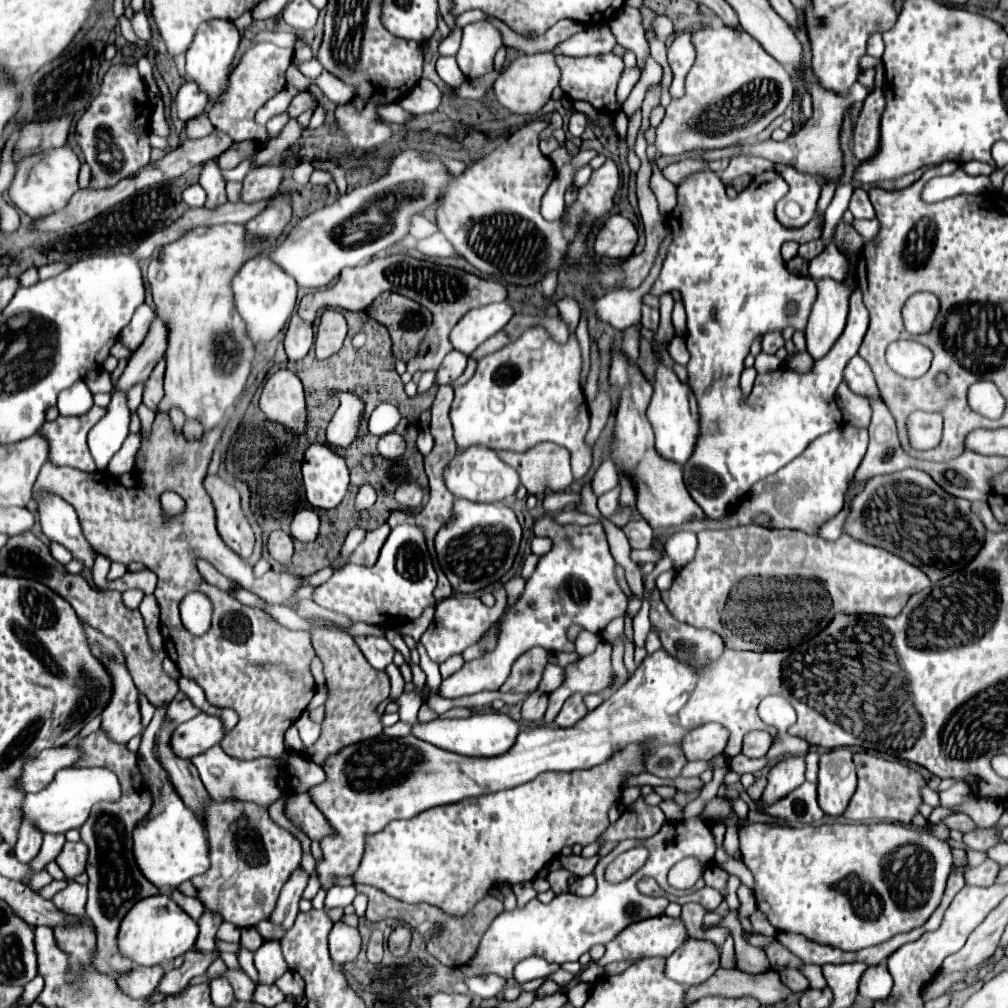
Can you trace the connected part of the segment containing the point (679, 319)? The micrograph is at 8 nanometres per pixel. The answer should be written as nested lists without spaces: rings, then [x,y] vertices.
[[[682,301],[674,303],[674,311],[672,311],[672,323],[676,327],[676,335],[684,335],[686,333],[686,315],[684,315],[684,305]]]

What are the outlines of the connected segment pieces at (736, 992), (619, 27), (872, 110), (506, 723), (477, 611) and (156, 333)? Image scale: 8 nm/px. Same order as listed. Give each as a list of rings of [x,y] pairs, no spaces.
[[[718,969],[708,981],[704,981],[704,985],[688,987],[686,1003],[698,1001],[708,995],[718,997],[754,995],[762,1005],[776,1005],[784,1001],[788,995],[792,995],[792,991],[780,981],[780,975],[776,971],[762,975],[748,975],[740,971]]]
[[[622,7],[616,13],[616,17],[610,21],[610,29],[622,47],[636,53],[638,69],[644,71],[644,63],[646,63],[646,57],[650,55],[650,47],[644,37],[642,13],[634,7]]]
[[[872,91],[864,107],[860,111],[860,117],[854,123],[852,133],[852,151],[858,161],[864,161],[872,157],[878,149],[878,133],[880,133],[880,113],[884,109],[884,95],[882,91]]]
[[[402,693],[402,697],[396,701],[400,703],[400,713],[404,715],[404,721],[410,723],[414,737],[420,737],[422,741],[428,741],[440,749],[460,753],[460,755],[468,755],[468,757],[496,757],[496,755],[506,753],[514,745],[514,741],[522,729],[520,721],[514,721],[508,715],[496,713],[496,711],[474,713],[468,719],[436,719],[436,721],[420,723],[417,714],[423,701],[418,693]]]
[[[500,587],[495,590],[495,604],[494,607],[486,607],[476,595],[460,595],[460,597],[448,597],[444,601],[440,601],[436,605],[436,615],[434,615],[434,621],[430,623],[430,627],[426,629],[426,633],[422,635],[420,643],[424,647],[428,647],[428,655],[432,661],[436,663],[442,663],[446,661],[448,657],[456,655],[456,653],[462,653],[466,647],[474,645],[484,633],[486,629],[498,621],[498,617],[502,615],[504,611],[507,594],[504,587]]]
[[[156,317],[140,349],[132,353],[114,391],[128,391],[136,383],[144,383],[150,377],[156,363],[164,357],[164,351],[166,351],[166,325]]]

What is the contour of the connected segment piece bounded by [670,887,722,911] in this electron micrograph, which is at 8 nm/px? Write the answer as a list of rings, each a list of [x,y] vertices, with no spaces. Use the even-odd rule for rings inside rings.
[[[704,887],[702,891],[698,891],[698,893],[690,893],[690,895],[686,895],[684,899],[670,899],[670,901],[678,903],[678,905],[684,905],[684,903],[698,903],[698,905],[706,907],[708,911],[714,911],[714,909],[722,903],[722,895],[720,895],[716,889]]]

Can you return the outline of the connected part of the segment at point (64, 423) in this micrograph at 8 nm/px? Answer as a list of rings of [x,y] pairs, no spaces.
[[[94,405],[80,417],[58,417],[46,421],[38,433],[48,441],[48,461],[54,465],[68,465],[80,471],[96,471],[92,455],[86,445],[88,431],[106,415],[106,407]]]

